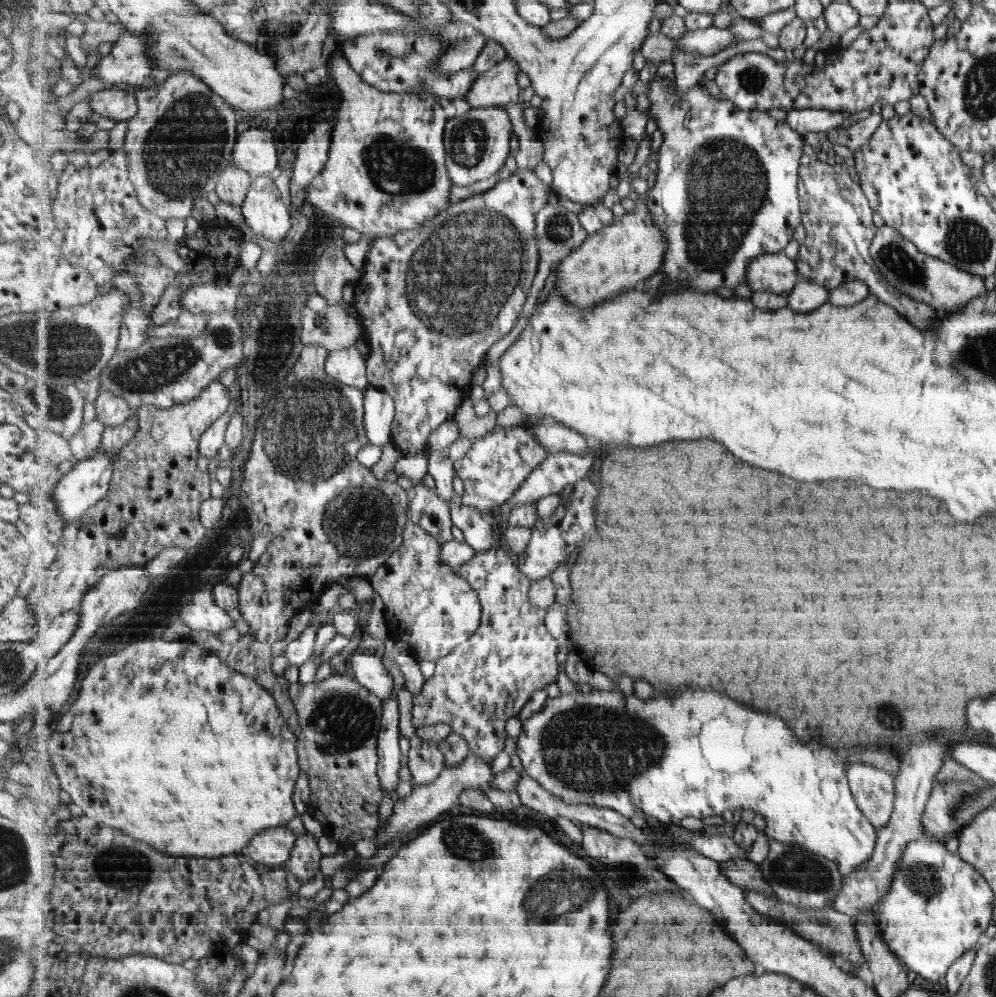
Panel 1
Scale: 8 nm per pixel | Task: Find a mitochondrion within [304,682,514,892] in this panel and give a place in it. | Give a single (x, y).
(342, 719)

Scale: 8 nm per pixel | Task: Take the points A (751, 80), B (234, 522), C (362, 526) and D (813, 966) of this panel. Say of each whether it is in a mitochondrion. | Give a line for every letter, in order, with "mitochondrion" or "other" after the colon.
A: mitochondrion
B: other
C: mitochondrion
D: other

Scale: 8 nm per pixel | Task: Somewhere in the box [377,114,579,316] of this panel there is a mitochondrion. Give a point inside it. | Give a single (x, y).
(466, 138)

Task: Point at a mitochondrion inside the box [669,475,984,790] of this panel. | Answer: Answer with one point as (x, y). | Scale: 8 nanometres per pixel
(897, 723)

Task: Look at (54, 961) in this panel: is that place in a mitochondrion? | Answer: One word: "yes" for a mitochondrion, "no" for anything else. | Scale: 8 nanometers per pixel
no

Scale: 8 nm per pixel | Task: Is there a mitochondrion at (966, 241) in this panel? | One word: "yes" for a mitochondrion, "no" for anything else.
yes

